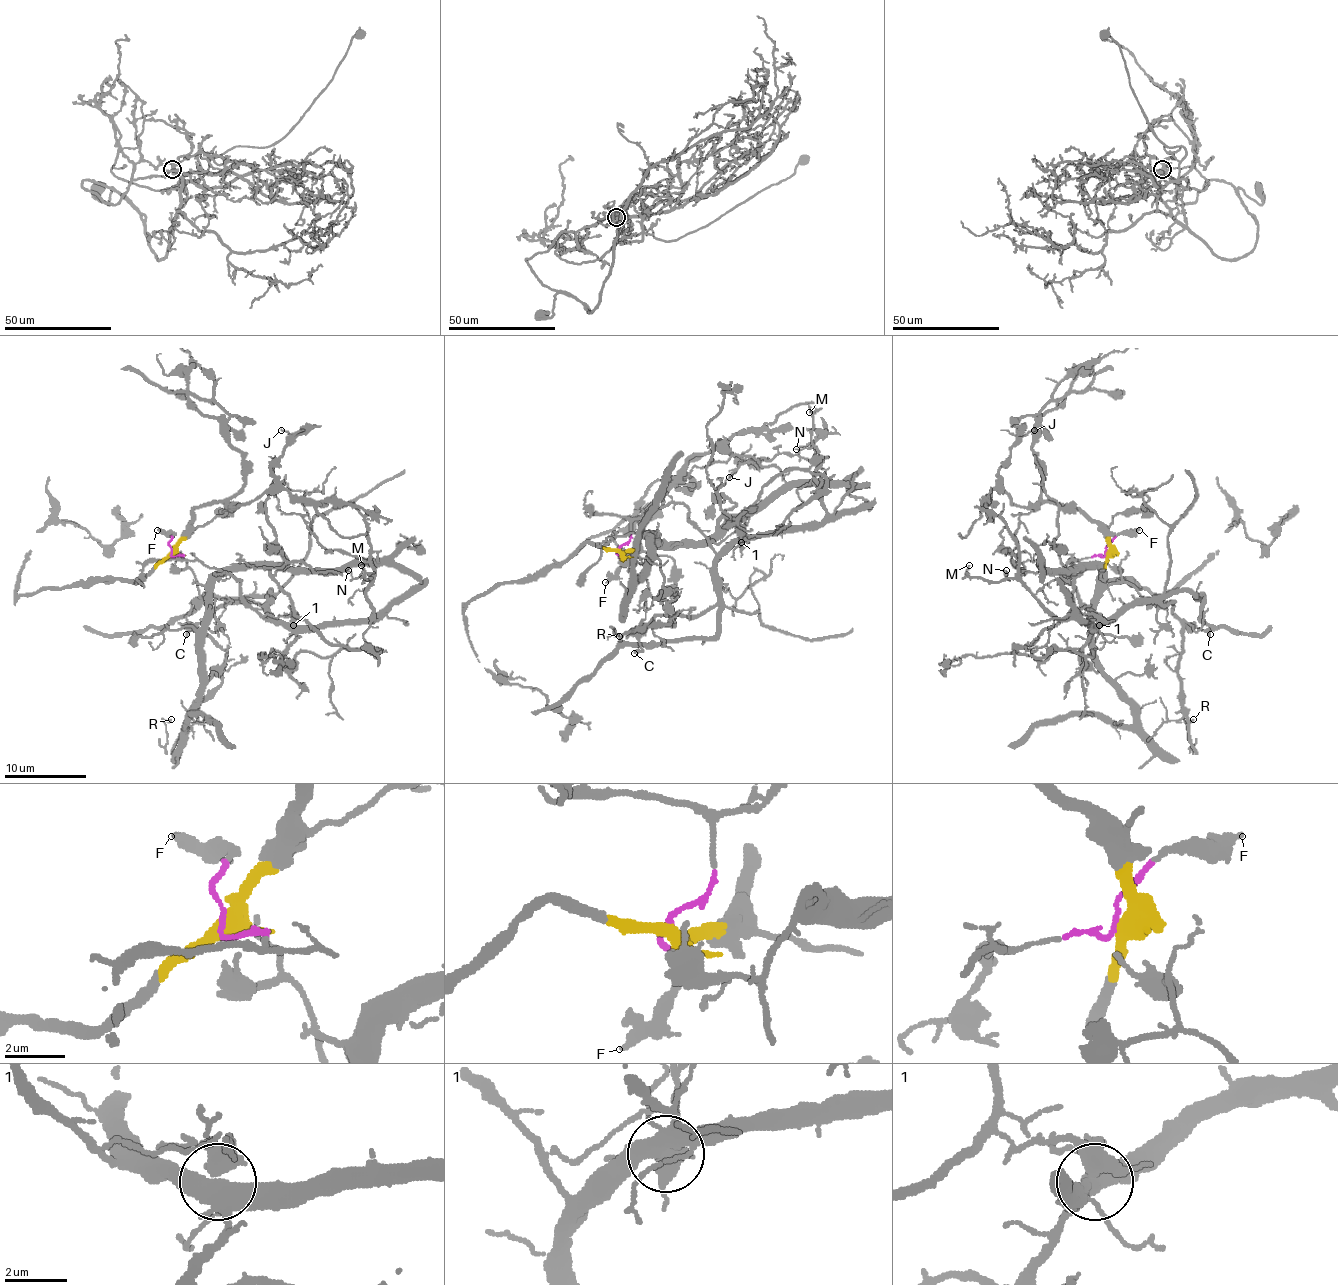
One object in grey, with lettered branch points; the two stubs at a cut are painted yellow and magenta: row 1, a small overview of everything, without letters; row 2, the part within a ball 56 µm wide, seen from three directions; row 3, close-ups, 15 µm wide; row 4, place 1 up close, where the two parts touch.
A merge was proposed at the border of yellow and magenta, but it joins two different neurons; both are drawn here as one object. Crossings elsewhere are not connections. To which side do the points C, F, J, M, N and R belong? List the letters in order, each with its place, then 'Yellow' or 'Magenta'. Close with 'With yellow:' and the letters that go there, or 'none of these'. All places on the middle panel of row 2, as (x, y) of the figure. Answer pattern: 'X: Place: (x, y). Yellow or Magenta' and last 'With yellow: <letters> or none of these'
C: Place: (634, 653). Magenta
F: Place: (605, 582). Magenta
J: Place: (729, 477). Yellow
M: Place: (809, 412). Magenta
N: Place: (796, 449). Magenta
R: Place: (619, 636). Magenta
With yellow: J

